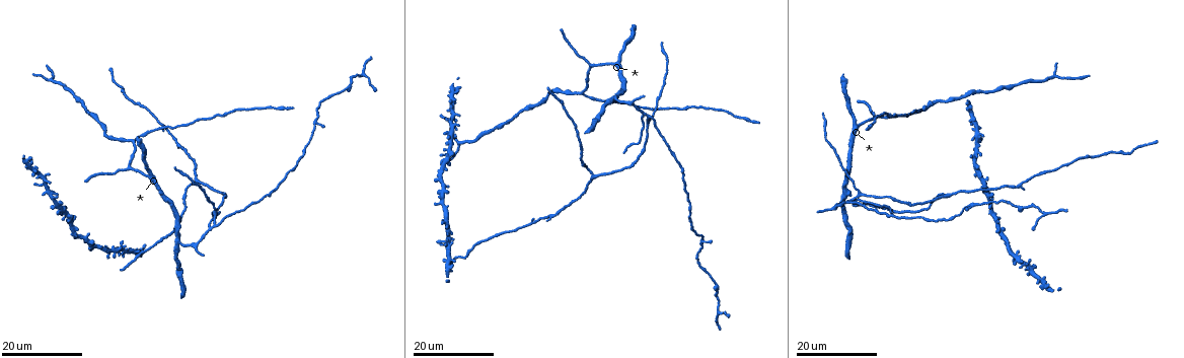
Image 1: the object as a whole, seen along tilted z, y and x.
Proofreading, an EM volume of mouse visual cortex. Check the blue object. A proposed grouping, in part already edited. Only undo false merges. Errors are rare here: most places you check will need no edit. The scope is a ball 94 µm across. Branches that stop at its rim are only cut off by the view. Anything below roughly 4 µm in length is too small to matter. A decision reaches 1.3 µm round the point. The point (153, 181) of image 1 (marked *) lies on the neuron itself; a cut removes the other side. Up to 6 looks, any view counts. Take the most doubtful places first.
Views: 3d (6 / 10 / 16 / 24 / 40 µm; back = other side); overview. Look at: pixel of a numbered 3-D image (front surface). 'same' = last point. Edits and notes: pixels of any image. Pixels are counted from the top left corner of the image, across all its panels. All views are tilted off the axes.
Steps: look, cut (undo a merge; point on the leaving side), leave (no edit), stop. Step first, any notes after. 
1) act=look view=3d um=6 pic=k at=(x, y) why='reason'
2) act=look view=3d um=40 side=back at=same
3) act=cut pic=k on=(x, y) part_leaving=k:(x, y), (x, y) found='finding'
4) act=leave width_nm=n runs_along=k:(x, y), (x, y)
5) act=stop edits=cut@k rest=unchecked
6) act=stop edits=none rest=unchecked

act=look view=3d um=16 pic=1 at=(645, 114) why='two arms in line, one across'

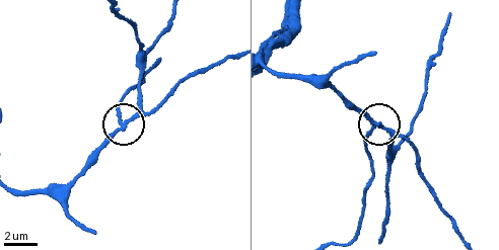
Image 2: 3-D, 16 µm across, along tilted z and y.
act=look view=3d um=6 pic=2 at=(120, 122) why='zoom in'

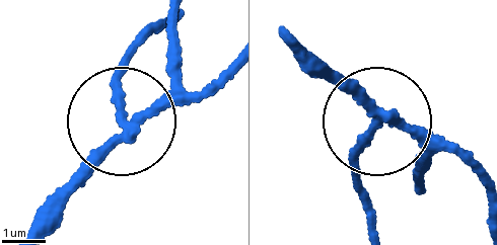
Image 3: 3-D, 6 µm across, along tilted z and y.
act=cut pic=3 on=(113, 82) arms=3 part_leaving=3:(128, 118), (120, 89), (129, 59), (164, 20) found='a second neuron is stuck on'

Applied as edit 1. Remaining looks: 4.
act=look view=overview

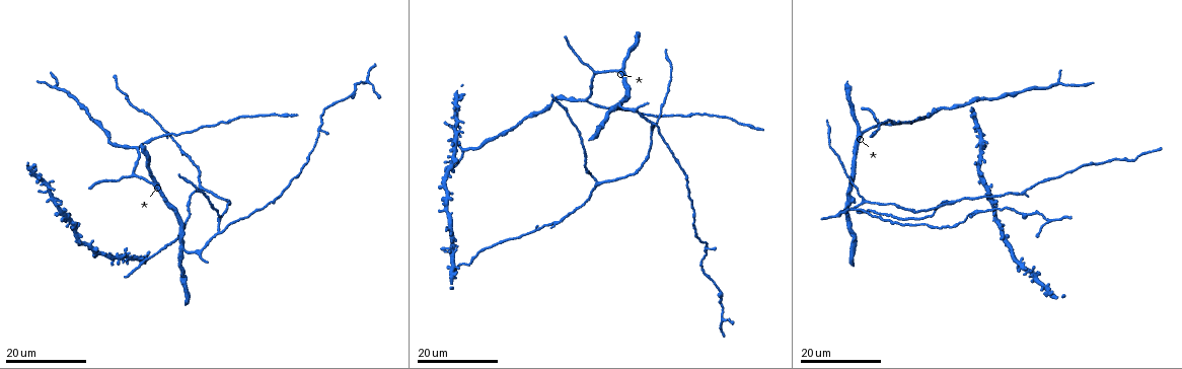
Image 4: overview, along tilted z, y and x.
act=look view=3d um=24 pic=4 at=(949, 200) why='a fork'

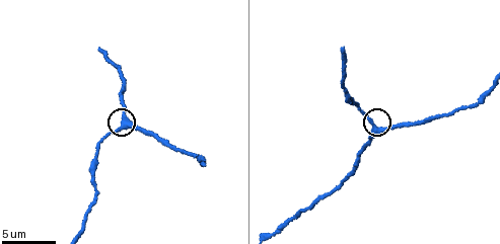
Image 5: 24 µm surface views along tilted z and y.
act=look view=3d um=6 pic=5 at=(121, 125)

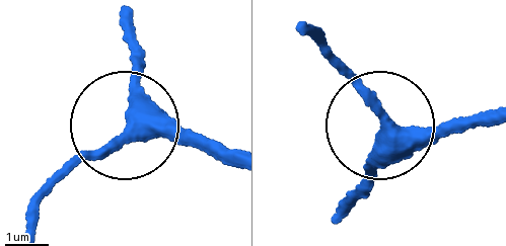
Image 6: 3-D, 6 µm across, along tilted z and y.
act=leave width_nm=400 runs_along=6:(487, 109), (433, 128), (393, 126), (320, 47) found='continuous, no second neuron'

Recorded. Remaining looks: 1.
act=stop edits=cut@3 rest=unchecked

